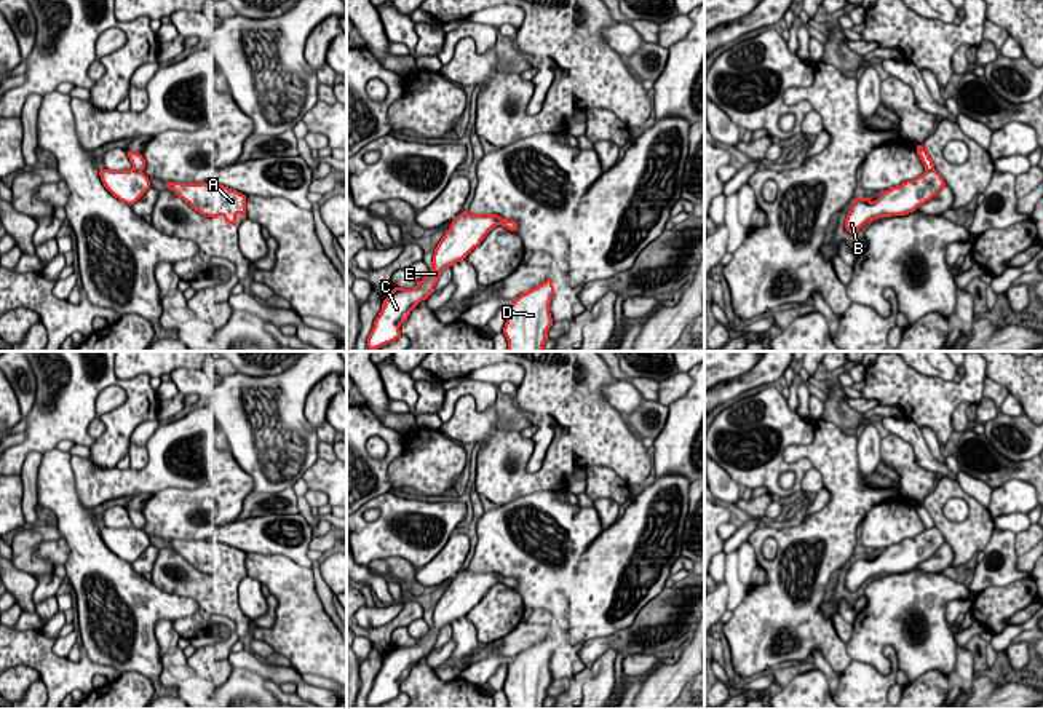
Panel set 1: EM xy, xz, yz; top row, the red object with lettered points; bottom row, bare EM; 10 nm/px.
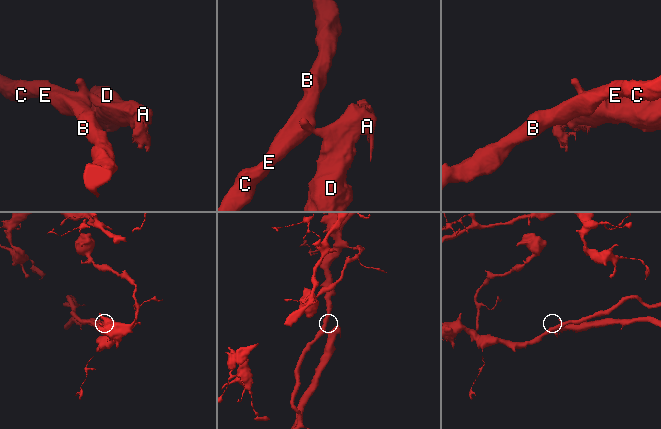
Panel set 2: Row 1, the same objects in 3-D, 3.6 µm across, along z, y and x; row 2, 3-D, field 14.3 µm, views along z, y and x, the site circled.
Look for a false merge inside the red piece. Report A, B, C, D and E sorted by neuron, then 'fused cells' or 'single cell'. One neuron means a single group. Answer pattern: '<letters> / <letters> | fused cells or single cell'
A D / B C E | fused cells

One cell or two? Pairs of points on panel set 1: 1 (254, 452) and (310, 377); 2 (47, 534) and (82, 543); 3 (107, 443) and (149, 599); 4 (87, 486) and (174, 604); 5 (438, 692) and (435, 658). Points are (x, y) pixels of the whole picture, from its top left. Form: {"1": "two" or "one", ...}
{"1": "one", "2": "two", "3": "two", "4": "two", "5": "two"}

